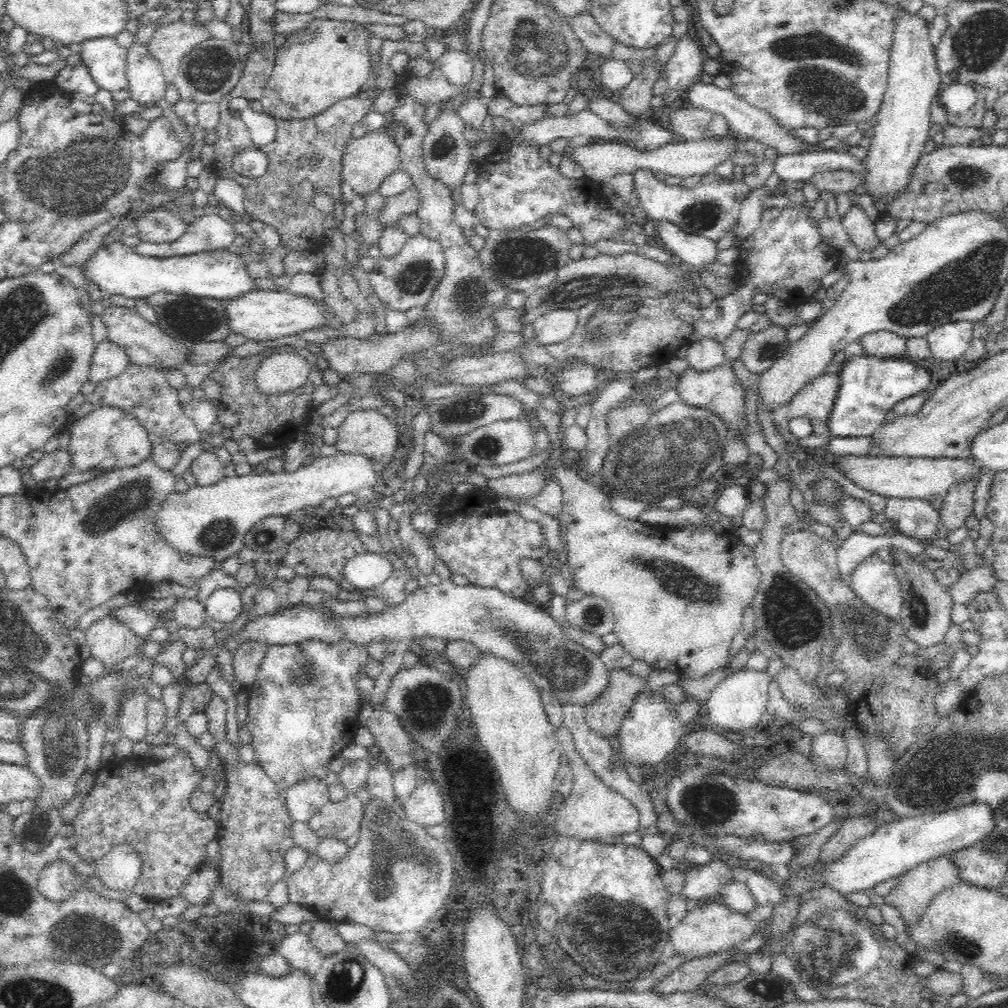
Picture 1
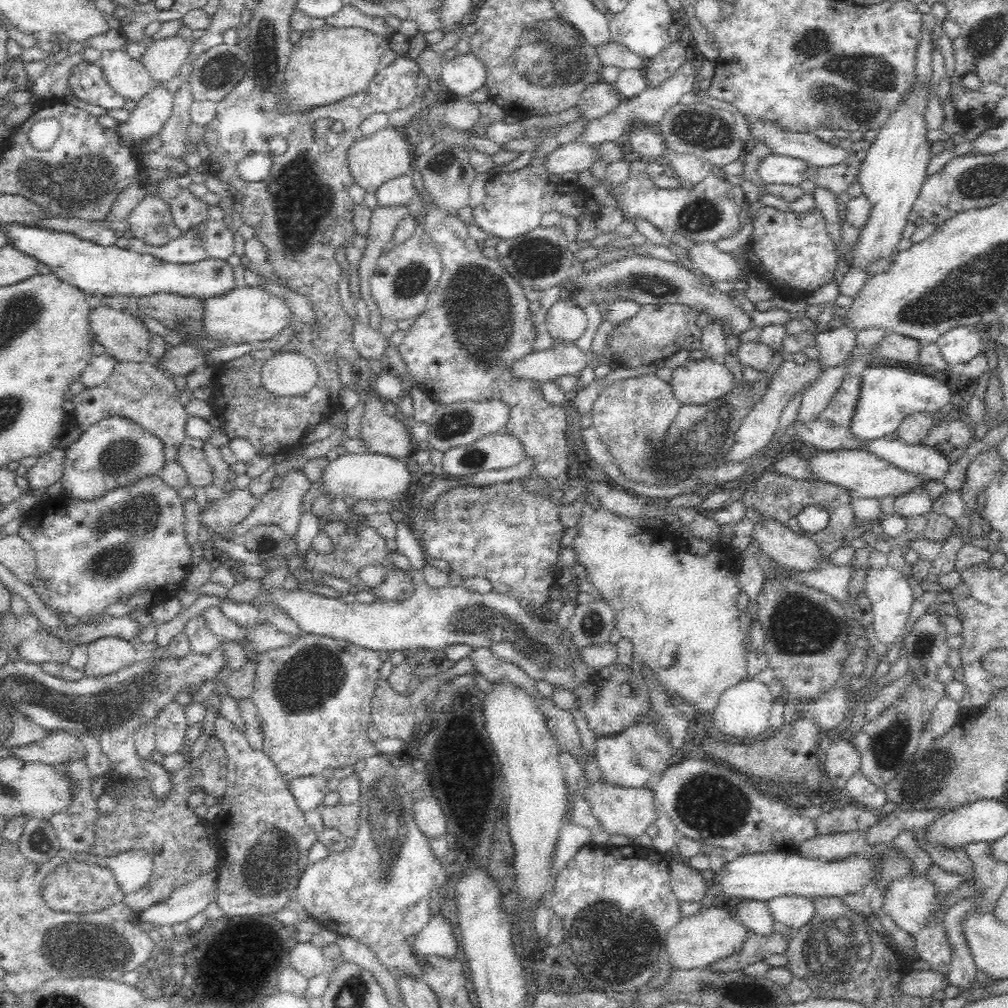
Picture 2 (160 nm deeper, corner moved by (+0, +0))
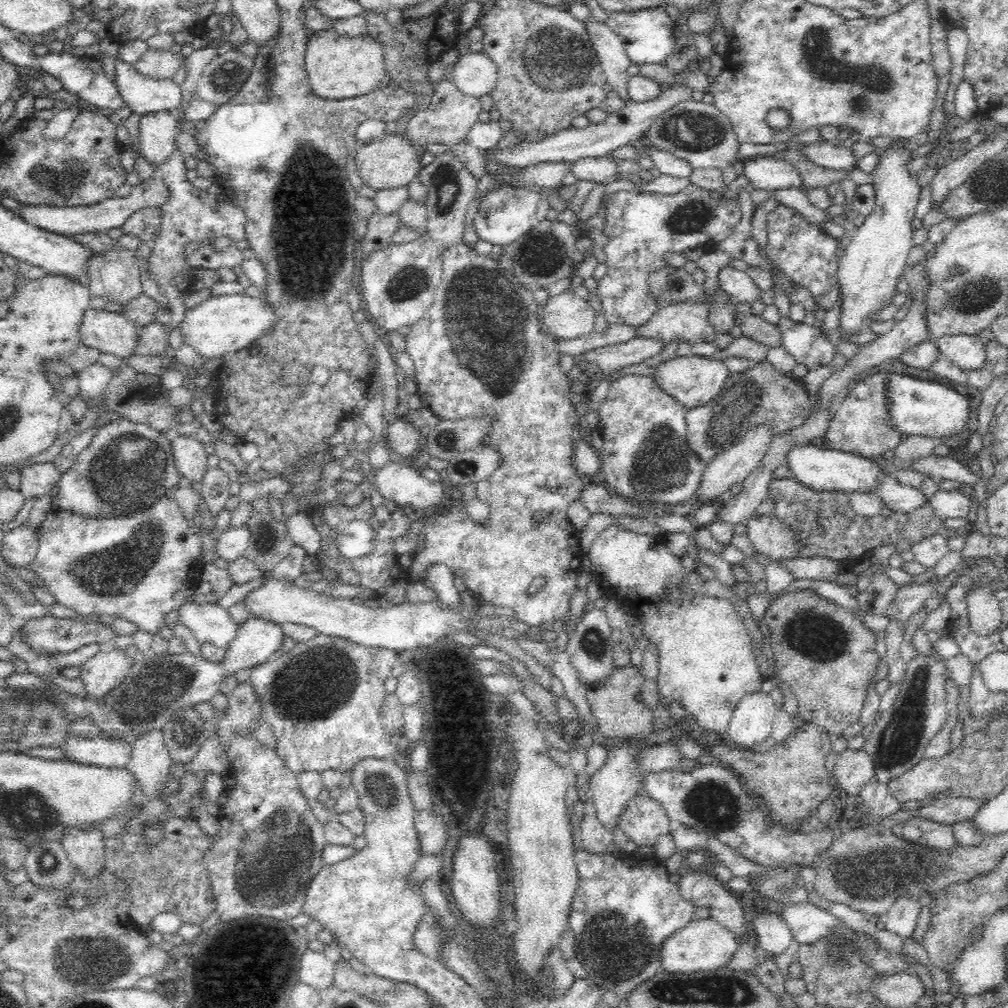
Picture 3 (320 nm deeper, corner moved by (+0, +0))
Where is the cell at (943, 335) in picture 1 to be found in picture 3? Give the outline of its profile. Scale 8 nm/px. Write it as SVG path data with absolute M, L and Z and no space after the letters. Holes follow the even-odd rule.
M956 333L935 339L938 350L960 370L971 371L980 368L985 361L984 343L978 335Z

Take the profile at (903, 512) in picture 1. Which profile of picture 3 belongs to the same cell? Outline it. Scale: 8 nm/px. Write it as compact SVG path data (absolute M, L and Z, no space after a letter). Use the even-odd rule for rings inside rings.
M889 473L884 476L876 494L882 500L884 507L896 513L907 514L928 504L919 488L902 485Z

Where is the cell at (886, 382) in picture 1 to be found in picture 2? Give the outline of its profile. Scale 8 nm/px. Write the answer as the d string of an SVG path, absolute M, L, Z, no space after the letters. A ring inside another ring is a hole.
M875 362L868 364L864 368L862 376L859 376L859 385L860 390L857 396L855 412L849 424L849 431L858 440L867 441L892 436L899 427L901 418L910 413L924 411L930 413L930 415L935 415L938 412L942 412L942 410L951 410L949 406L952 405L952 392L946 384L932 376L917 373L910 369L898 368L894 363Z

